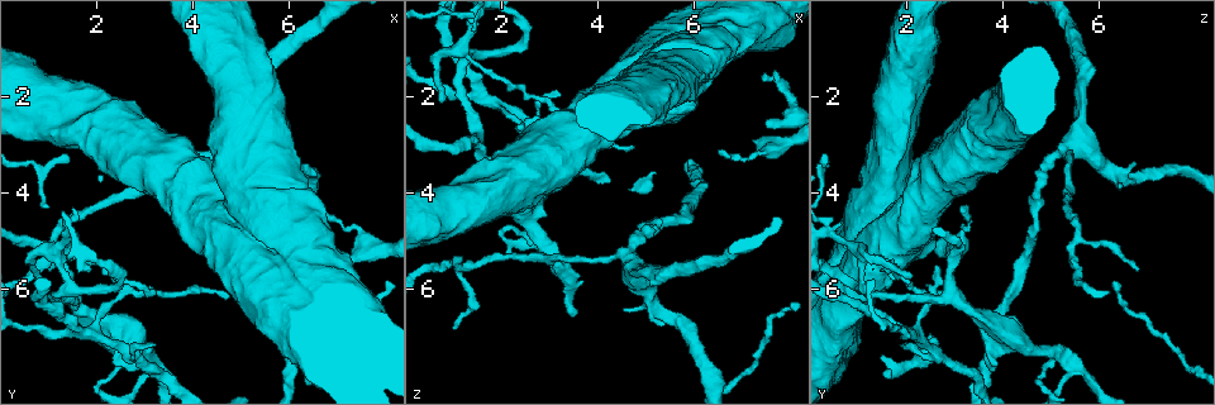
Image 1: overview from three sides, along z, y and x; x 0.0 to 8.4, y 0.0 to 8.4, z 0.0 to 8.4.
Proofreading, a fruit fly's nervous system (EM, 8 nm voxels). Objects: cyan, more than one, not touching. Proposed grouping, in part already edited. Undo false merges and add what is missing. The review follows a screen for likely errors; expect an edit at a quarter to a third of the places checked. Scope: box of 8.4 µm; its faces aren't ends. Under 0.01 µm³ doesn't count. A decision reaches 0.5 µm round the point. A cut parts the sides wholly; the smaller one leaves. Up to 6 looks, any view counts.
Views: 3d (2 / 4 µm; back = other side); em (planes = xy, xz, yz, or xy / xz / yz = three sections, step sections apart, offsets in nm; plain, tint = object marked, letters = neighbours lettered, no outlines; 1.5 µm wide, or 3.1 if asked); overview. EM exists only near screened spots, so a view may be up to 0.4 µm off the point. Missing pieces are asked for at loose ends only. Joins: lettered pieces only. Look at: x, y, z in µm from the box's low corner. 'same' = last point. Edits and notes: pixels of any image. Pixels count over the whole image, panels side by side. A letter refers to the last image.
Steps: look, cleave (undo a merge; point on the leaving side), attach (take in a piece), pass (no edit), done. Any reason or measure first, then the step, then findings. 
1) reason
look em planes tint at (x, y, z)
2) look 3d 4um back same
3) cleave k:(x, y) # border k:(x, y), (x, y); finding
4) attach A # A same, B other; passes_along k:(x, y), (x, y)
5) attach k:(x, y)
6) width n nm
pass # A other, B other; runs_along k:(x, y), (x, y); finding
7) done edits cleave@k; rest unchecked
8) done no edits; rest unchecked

an open end
look em yz step 4 tint at (6.50, 4.35, 3.15)

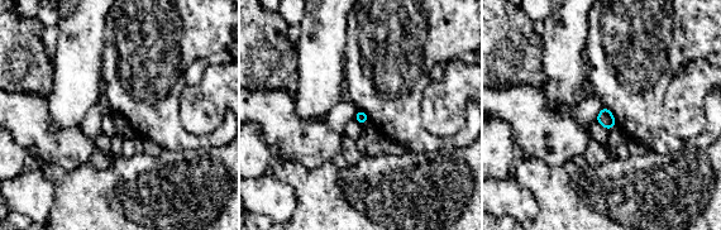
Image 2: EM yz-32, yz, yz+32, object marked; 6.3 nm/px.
look em planes letters same

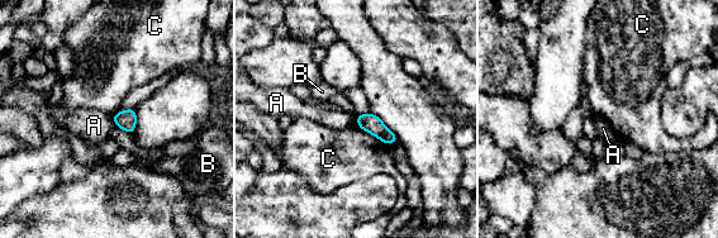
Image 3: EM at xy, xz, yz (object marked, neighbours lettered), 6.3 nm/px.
width 120 nm
pass # A other, B other, C other; no lettered piece goes on from it

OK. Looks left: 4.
branch stops here
look em yz step 4 tint at (0.75, 5.80, 2.10)

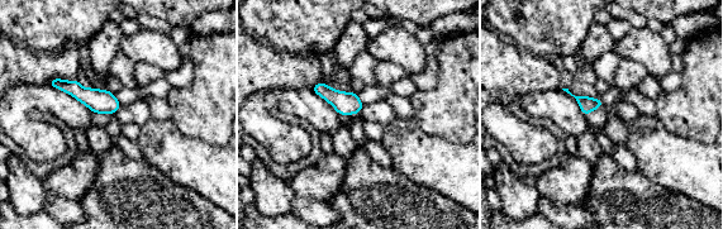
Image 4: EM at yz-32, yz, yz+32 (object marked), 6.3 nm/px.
look em planes letters same

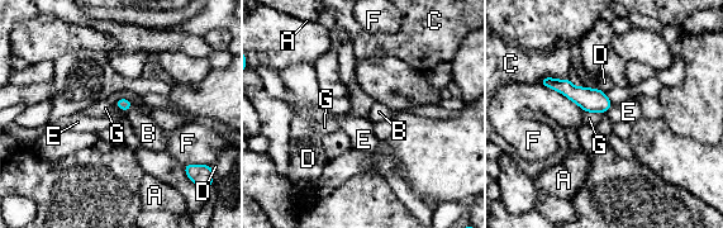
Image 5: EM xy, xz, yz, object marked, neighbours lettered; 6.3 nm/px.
attach B # A other, B same, C other, D other, E other, F other, G other; it goes on there

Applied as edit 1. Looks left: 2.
done edits attach@5; rest unchecked

